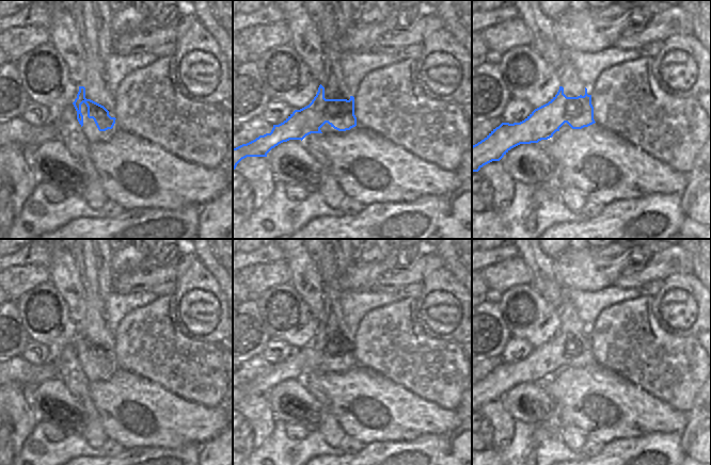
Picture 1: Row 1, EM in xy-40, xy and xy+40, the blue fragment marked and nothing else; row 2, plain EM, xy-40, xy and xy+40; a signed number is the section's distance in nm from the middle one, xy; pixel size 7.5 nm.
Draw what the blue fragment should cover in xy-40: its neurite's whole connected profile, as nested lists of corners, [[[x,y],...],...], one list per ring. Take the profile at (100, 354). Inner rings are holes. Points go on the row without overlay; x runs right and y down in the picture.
[[[79,325],[79,331],[77,333],[77,337],[75,338],[75,340],[73,341],[76,350],[77,350],[77,358],[79,360],[79,363],[81,364],[81,366],[83,365],[83,354],[81,352],[81,343],[85,342],[88,346],[88,356],[89,357],[93,357],[98,369],[99,370],[106,370],[108,368],[112,368],[114,363],[115,363],[115,356],[111,356],[109,354],[109,350],[101,343],[91,339],[91,338],[86,338],[85,337],[85,326],[84,325]]]

